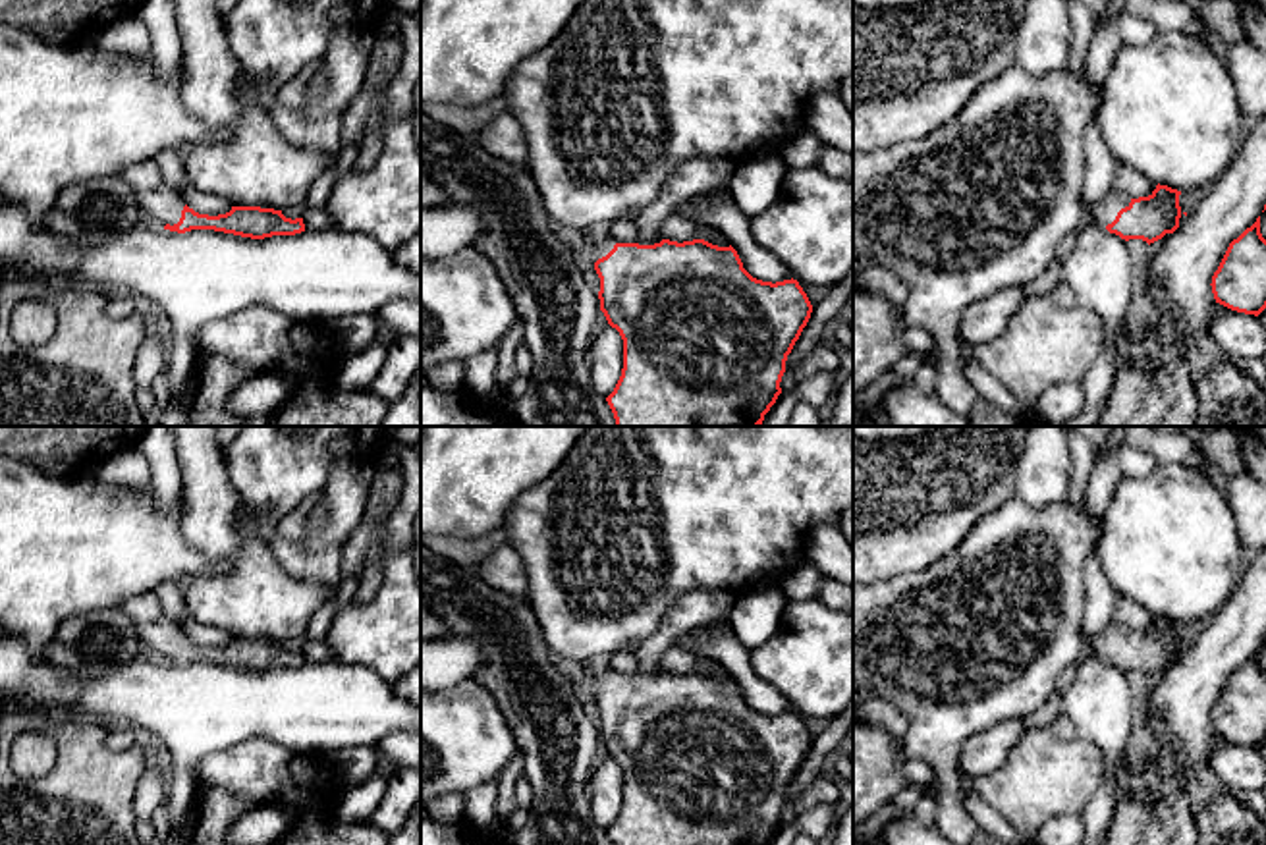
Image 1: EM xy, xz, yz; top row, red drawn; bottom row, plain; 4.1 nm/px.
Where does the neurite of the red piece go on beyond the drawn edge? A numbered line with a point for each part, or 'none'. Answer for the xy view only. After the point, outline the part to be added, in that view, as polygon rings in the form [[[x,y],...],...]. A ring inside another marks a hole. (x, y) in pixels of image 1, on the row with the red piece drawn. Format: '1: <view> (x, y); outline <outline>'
1: xy (161, 203); outline [[[152,160],[127,166],[118,177],[131,185],[147,220],[152,220],[162,228],[179,222],[185,203],[164,183],[162,174]]]

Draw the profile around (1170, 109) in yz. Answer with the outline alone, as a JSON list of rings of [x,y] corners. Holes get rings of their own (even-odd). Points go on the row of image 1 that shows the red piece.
[[[1181,31],[1158,33],[1144,46],[1121,46],[1096,123],[1117,162],[1177,191],[1212,185],[1233,164],[1245,137],[1245,114],[1225,50]]]

